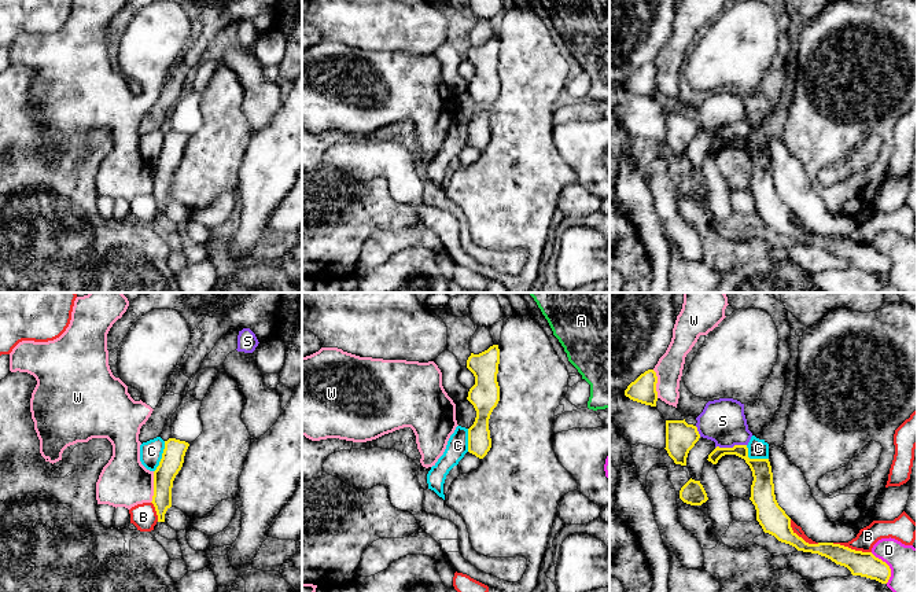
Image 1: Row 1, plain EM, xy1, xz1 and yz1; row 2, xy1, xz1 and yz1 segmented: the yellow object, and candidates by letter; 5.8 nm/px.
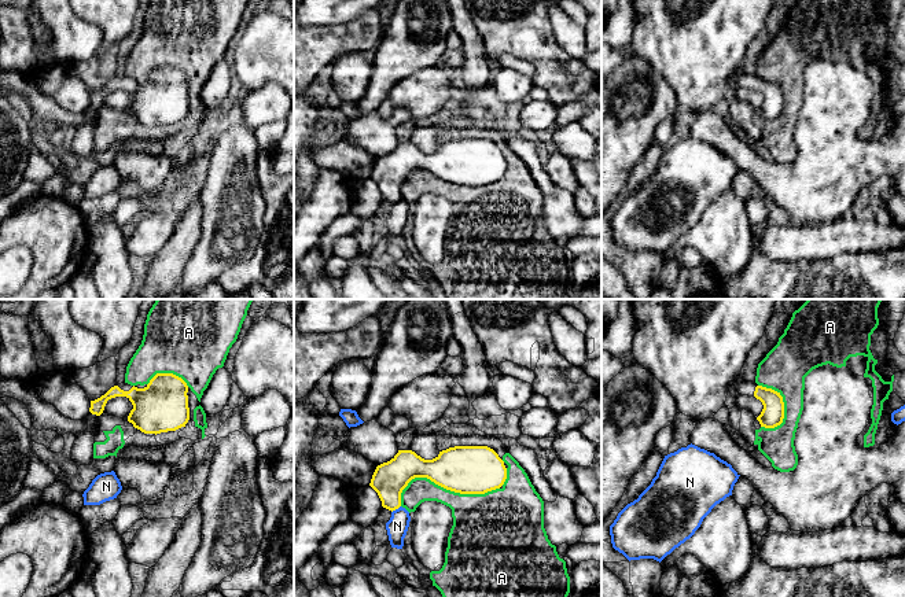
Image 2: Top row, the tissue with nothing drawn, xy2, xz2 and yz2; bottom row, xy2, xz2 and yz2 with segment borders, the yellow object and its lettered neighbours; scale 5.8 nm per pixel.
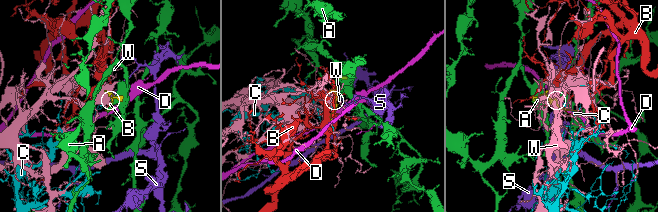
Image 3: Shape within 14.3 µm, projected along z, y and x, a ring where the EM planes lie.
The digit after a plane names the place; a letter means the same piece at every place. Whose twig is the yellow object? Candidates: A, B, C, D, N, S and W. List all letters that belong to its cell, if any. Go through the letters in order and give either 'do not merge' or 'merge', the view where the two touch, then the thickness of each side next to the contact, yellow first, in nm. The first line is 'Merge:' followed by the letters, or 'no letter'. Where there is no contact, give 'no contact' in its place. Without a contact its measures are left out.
Merge: no letter
A: do not merge; contact in xz2; calibres 280 and 260 nm
B: do not merge; contact in yz1; calibres 140 and 120 nm
C: do not merge; contact in yz1; calibres 140 and 110 nm
D: do not merge; contact in yz1; calibres 140 and 300 nm
N: do not merge; contact in xz2; calibres 200 and 120 nm
S: do not merge; contact in yz1; calibres 120 and 260 nm
W: do not merge; contact in xy1; calibres 130 and 300 nm

